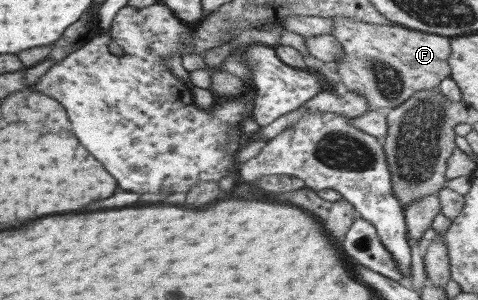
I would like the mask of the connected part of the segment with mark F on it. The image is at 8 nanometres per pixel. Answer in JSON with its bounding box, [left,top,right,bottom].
[331,17,450,108]

